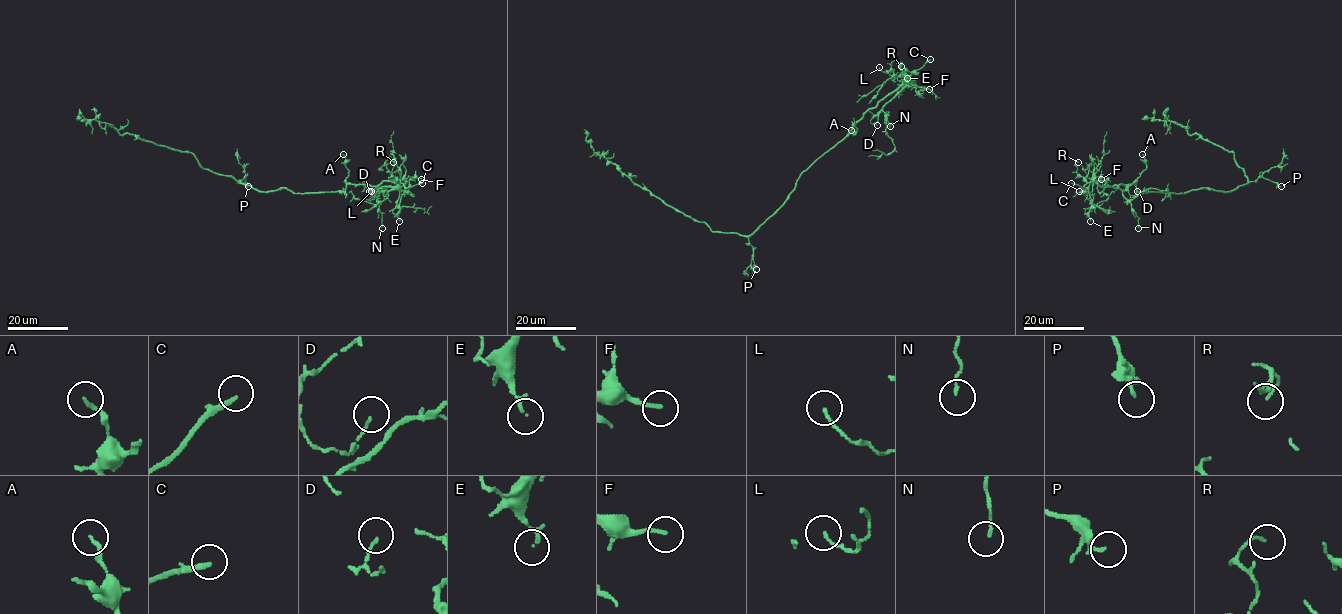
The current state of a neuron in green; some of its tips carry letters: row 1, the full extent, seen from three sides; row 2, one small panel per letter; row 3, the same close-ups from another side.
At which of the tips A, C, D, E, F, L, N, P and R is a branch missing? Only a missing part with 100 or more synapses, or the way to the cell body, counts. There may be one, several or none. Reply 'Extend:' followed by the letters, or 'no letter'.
Extend: C

